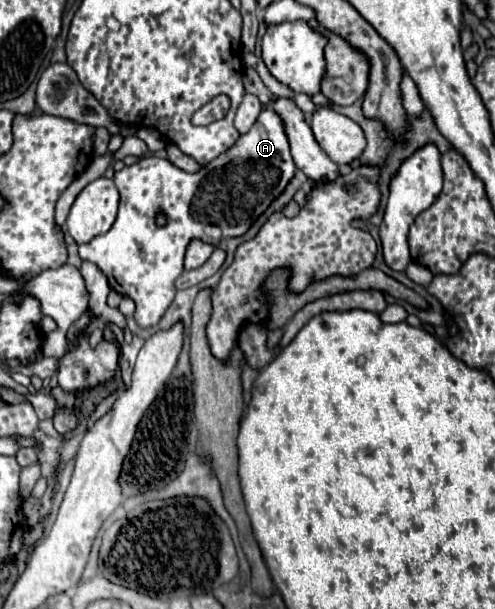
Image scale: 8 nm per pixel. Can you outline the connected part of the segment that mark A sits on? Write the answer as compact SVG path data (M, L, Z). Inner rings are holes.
M266 107L262 109L260 117L248 133L240 135L228 151L200 167L200 171L196 173L186 173L172 165L168 159L160 157L142 157L138 163L116 171L114 183L120 191L118 217L108 233L98 235L92 241L80 245L80 257L84 261L96 263L100 271L108 277L112 289L136 301L134 319L140 327L152 327L160 321L160 317L176 295L174 281L182 273L188 243L192 239L200 239L208 245L218 247L224 239L242 237L268 209L268 205L284 193L294 173L296 165L292 163L292 155L288 151L288 135L284 135L284 121L280 119L280 115L276 115L276 111L272 111L272 107ZM158 215L166 217L166 225L156 225Z

